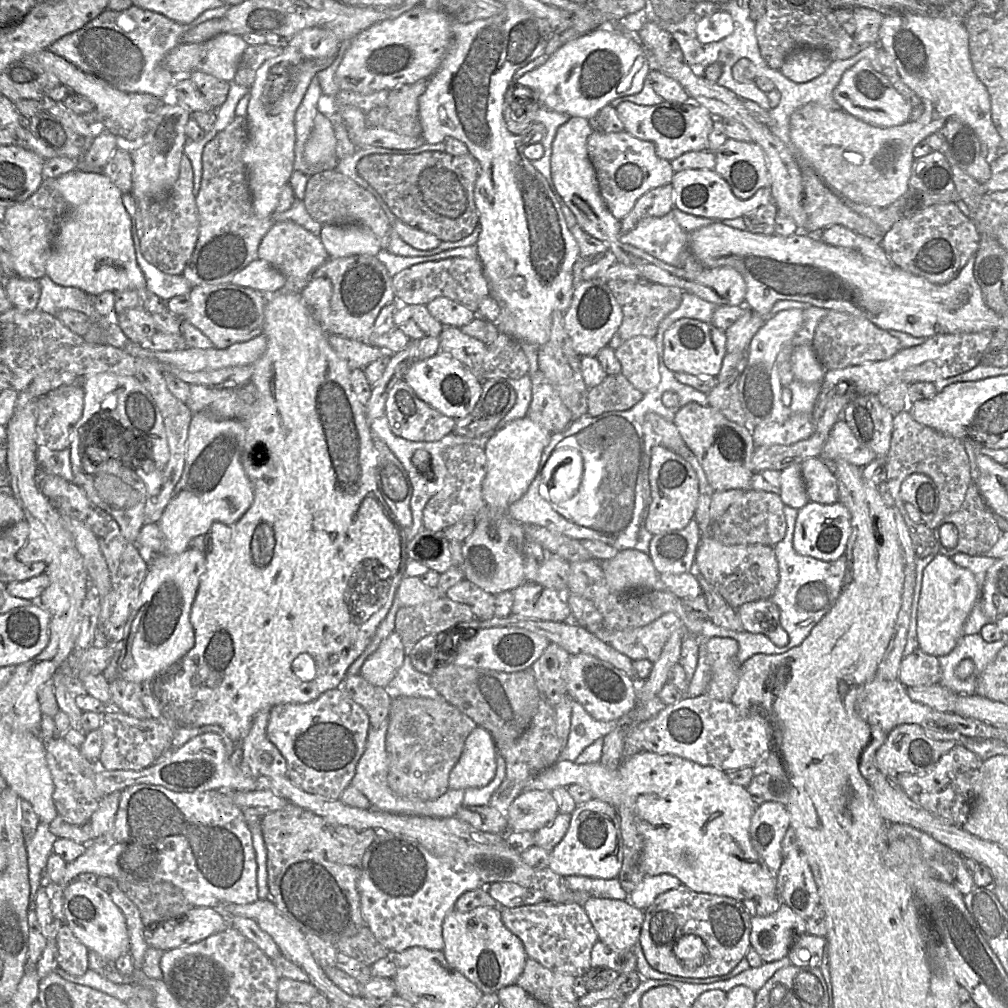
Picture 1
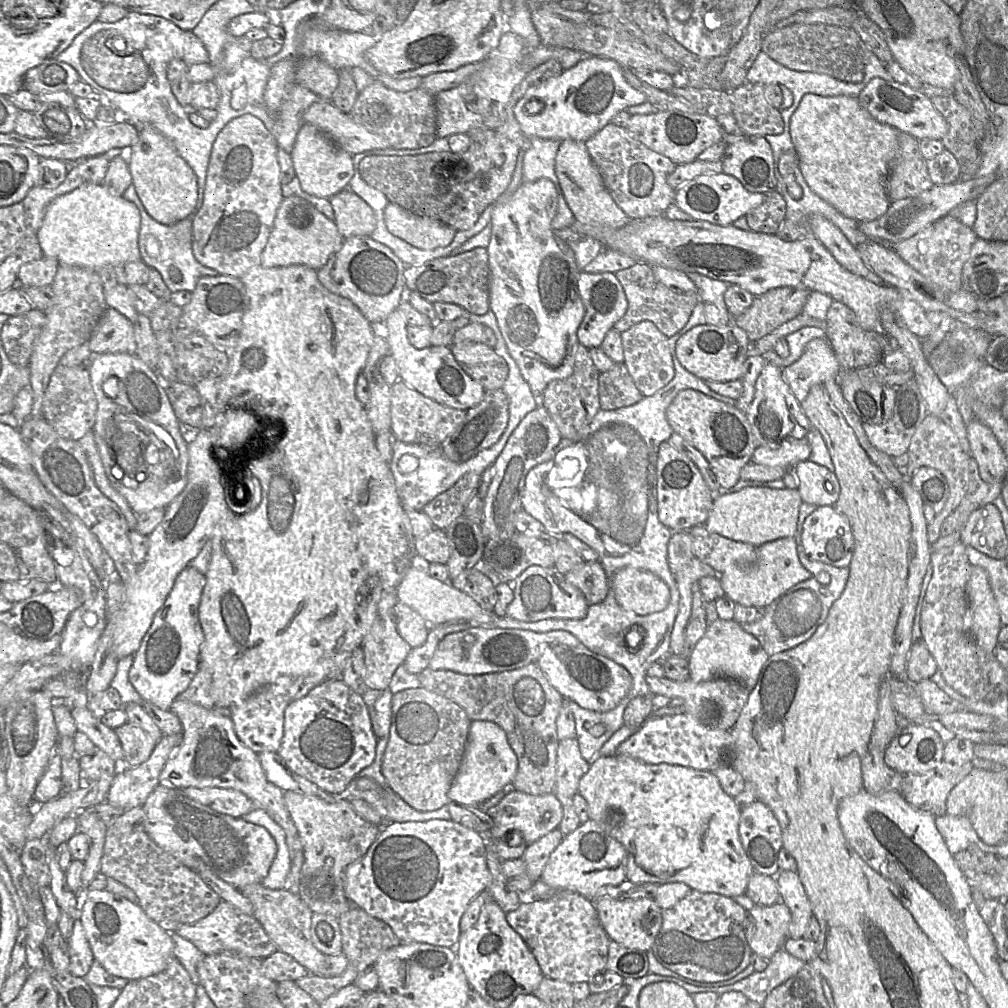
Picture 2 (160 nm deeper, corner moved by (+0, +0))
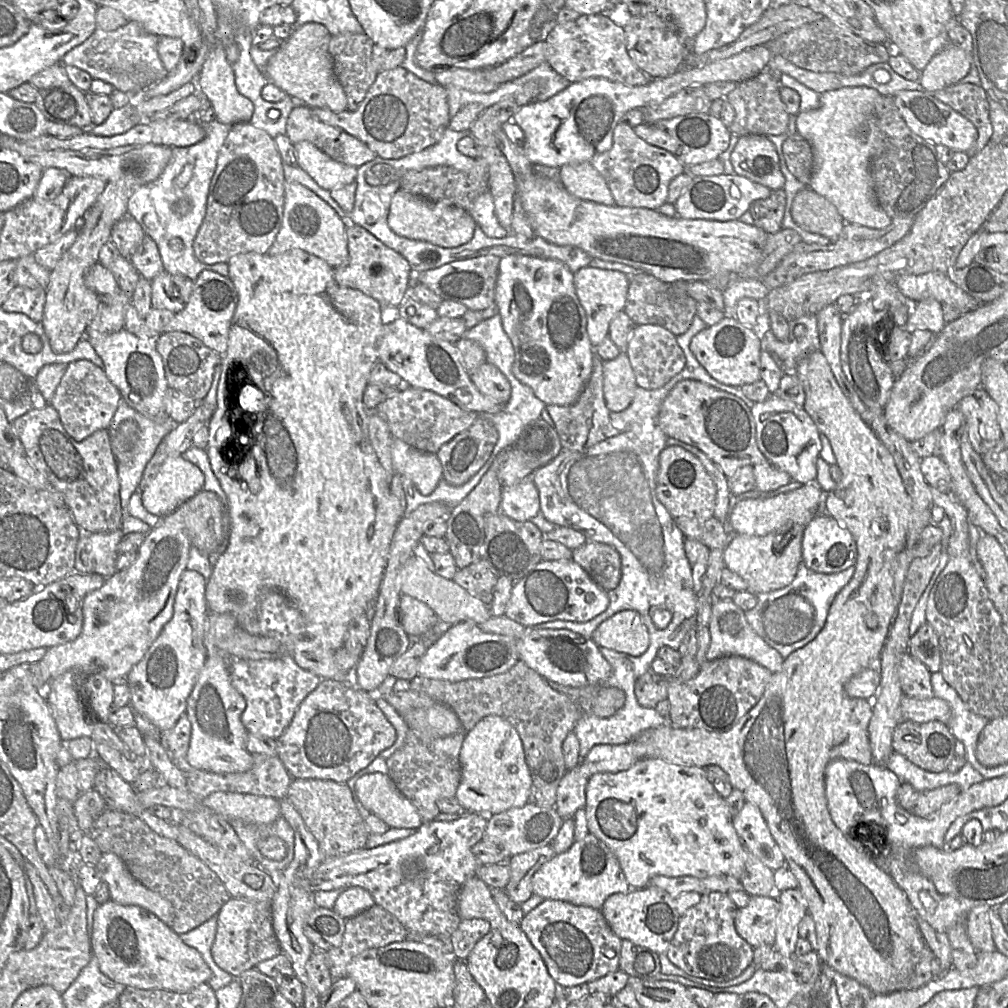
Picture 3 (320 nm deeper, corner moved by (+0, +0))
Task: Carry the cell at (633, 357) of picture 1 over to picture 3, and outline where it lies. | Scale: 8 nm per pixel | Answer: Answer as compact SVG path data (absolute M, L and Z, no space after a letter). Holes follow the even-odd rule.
M650 324L634 328L628 342L627 355L635 373L637 386L646 390L663 387L684 369L686 362L676 336L661 326Z

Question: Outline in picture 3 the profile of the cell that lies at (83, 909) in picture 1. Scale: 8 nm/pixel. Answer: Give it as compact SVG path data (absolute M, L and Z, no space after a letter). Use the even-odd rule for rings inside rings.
M111 899L100 904L94 913L91 944L101 972L128 987L185 993L208 983L211 977L210 968L196 949L186 945L156 915L139 906L121 905Z

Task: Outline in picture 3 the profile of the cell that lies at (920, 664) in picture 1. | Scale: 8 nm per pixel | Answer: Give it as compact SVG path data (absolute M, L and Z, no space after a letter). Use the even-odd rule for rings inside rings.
M925 622L910 638L908 652L921 661L931 673L940 671L941 650L939 639L929 623Z

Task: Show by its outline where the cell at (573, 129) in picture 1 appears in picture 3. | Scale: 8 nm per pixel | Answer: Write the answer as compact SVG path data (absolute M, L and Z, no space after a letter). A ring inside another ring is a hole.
M591 162L563 165L559 168L559 182L578 199L607 206L615 205L606 180Z

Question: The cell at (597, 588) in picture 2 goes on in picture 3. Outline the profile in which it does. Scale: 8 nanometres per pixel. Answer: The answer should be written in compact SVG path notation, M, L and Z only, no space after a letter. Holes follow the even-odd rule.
M586 542L572 553L572 560L579 564L600 588L609 592L619 585L622 575L621 558L612 546Z

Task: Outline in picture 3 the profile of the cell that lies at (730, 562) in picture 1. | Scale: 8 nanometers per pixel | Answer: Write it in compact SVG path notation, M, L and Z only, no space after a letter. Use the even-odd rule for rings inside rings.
M715 516L704 520L677 517L674 518L674 522L684 534L685 539L697 540L710 550L725 549L734 535L729 531L727 521L723 523Z

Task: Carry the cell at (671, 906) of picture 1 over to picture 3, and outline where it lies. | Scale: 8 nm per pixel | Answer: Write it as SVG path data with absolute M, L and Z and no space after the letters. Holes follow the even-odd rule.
M710 892L679 918L677 931L666 951L669 960L689 975L726 982L739 976L753 963L753 947L735 929L737 906L727 893Z

